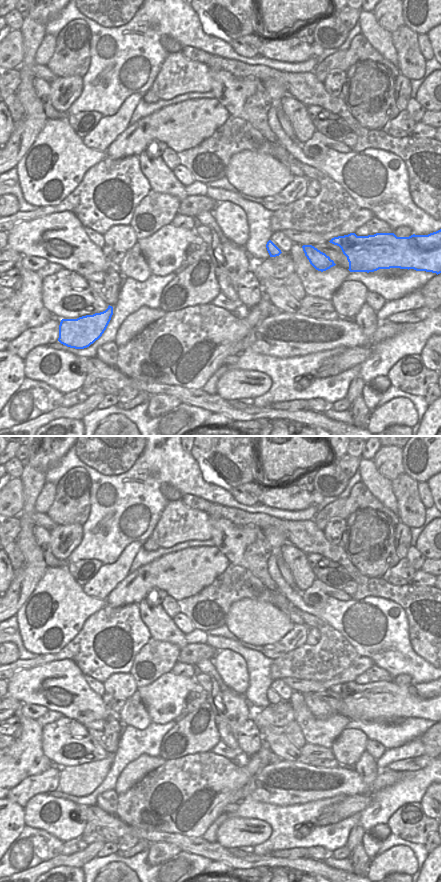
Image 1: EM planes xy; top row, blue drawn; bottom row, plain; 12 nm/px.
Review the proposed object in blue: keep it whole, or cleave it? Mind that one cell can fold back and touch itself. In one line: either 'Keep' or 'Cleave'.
Keep

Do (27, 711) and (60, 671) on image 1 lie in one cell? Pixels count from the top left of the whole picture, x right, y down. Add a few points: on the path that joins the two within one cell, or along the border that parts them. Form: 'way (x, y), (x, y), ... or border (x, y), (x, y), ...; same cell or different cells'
border (22, 703), (41, 704), (48, 709); different cells

